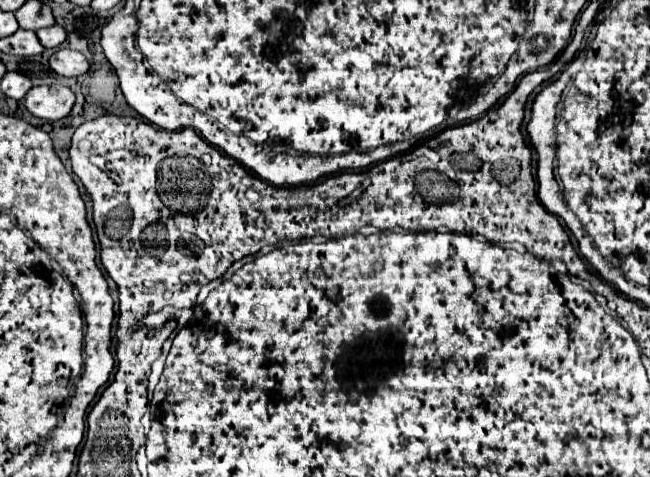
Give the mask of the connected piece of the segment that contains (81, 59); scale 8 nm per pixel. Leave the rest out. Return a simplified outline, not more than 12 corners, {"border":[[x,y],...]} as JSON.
{"border":[[57,50],[49,58],[55,74],[81,76],[89,60],[81,52]]}

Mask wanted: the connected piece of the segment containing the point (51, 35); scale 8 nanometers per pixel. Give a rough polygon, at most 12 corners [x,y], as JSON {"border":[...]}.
{"border":[[59,24],[37,30],[45,48],[57,48],[65,40]]}

